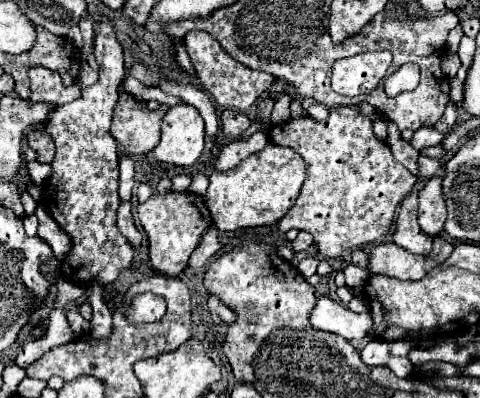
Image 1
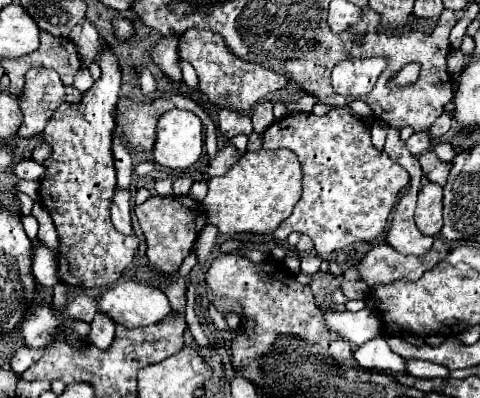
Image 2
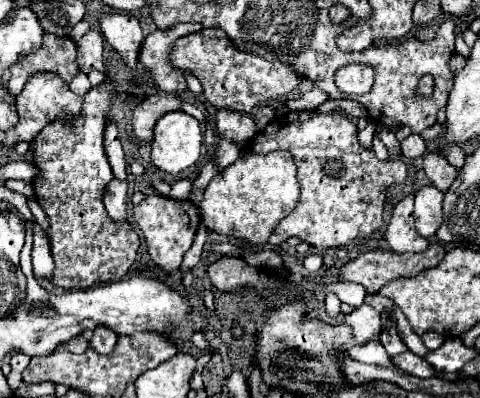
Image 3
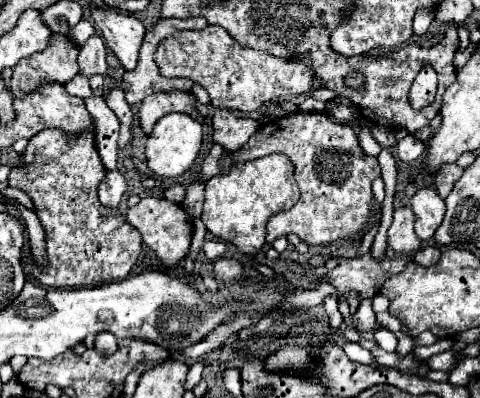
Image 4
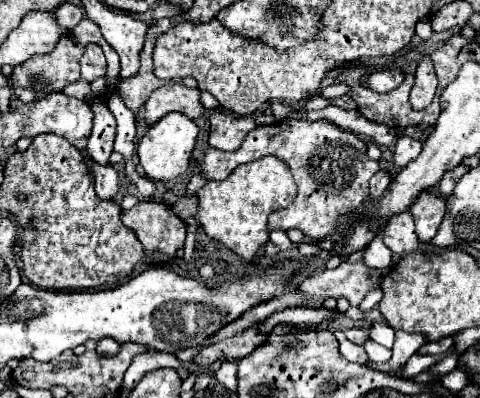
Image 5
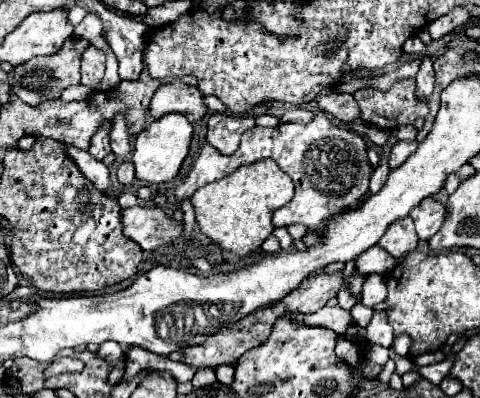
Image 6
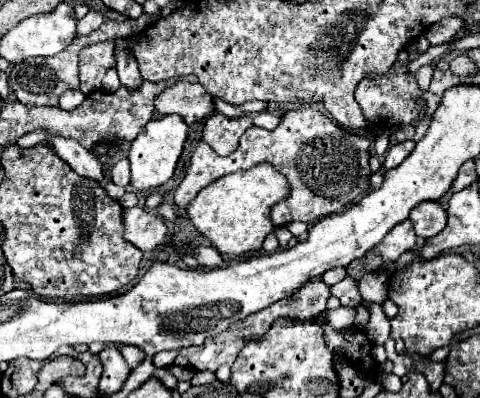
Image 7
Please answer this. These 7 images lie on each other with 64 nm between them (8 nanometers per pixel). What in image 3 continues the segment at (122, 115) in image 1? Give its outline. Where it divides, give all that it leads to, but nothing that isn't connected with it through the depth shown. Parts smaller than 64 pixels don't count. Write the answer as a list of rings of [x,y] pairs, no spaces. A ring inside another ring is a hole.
[[[152,94],[146,96],[140,104],[134,108],[134,136],[140,142],[150,142],[152,140],[152,130],[158,118],[162,118],[166,112],[172,110],[182,110],[182,98],[178,94]]]

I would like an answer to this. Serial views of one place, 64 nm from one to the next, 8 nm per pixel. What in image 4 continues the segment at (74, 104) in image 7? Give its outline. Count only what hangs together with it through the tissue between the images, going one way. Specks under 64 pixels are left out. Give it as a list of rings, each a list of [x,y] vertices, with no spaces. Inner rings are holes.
[[[78,74],[74,80],[70,80],[66,86],[64,86],[70,94],[78,96],[78,98],[90,98],[92,96],[92,90],[90,90],[90,84],[88,84],[88,78]]]

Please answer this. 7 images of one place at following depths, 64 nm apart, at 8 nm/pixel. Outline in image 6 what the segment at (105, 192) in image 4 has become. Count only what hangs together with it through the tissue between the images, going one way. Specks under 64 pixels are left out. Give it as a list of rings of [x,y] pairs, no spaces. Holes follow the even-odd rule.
[[[64,144],[64,152],[78,166],[82,176],[86,176],[90,182],[94,182],[94,186],[100,192],[110,190],[110,172],[108,172],[108,166],[104,166],[100,160],[94,160],[88,150],[80,150],[80,148],[72,146],[72,144]]]

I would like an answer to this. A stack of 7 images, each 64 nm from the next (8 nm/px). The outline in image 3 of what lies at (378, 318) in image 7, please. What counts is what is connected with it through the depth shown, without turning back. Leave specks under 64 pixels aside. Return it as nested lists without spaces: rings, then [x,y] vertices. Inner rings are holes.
[[[386,328],[386,330],[382,330],[380,336],[378,336],[378,340],[380,340],[380,344],[384,346],[384,350],[386,350],[390,356],[392,356],[392,354],[400,354],[400,352],[408,352],[408,348],[406,348],[406,344],[402,342],[402,338],[398,336],[396,328]]]

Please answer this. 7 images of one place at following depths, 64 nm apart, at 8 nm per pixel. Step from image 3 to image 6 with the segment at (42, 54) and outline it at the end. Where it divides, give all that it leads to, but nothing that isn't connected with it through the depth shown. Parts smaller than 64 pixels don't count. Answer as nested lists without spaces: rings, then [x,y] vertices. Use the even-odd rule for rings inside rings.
[[[72,38],[70,42],[66,40],[66,44],[60,52],[56,52],[52,56],[38,56],[38,58],[32,58],[32,60],[16,66],[12,70],[12,90],[14,90],[14,94],[30,106],[38,106],[44,100],[60,98],[62,90],[80,82],[80,56],[88,48],[88,44],[90,44],[88,40]]]

